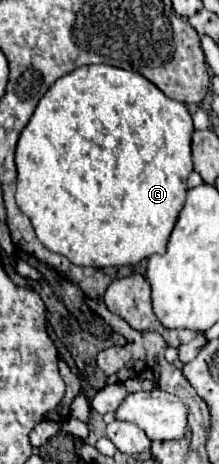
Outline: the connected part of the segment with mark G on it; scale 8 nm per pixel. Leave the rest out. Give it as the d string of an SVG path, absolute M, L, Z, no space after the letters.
M88 65L74 69L72 73L66 73L60 77L40 99L36 105L34 115L30 117L28 125L20 133L18 145L16 145L16 167L18 167L18 191L16 191L16 203L20 211L32 221L32 227L38 235L38 239L54 253L64 255L74 265L80 267L120 267L120 265L138 265L142 259L148 259L152 255L160 255L166 249L168 237L172 233L172 227L176 223L178 211L184 205L184 197L188 191L186 179L192 173L192 115L188 107L180 101L168 99L154 83L150 83L146 77L142 77L136 71L124 71L120 67L112 65Z

